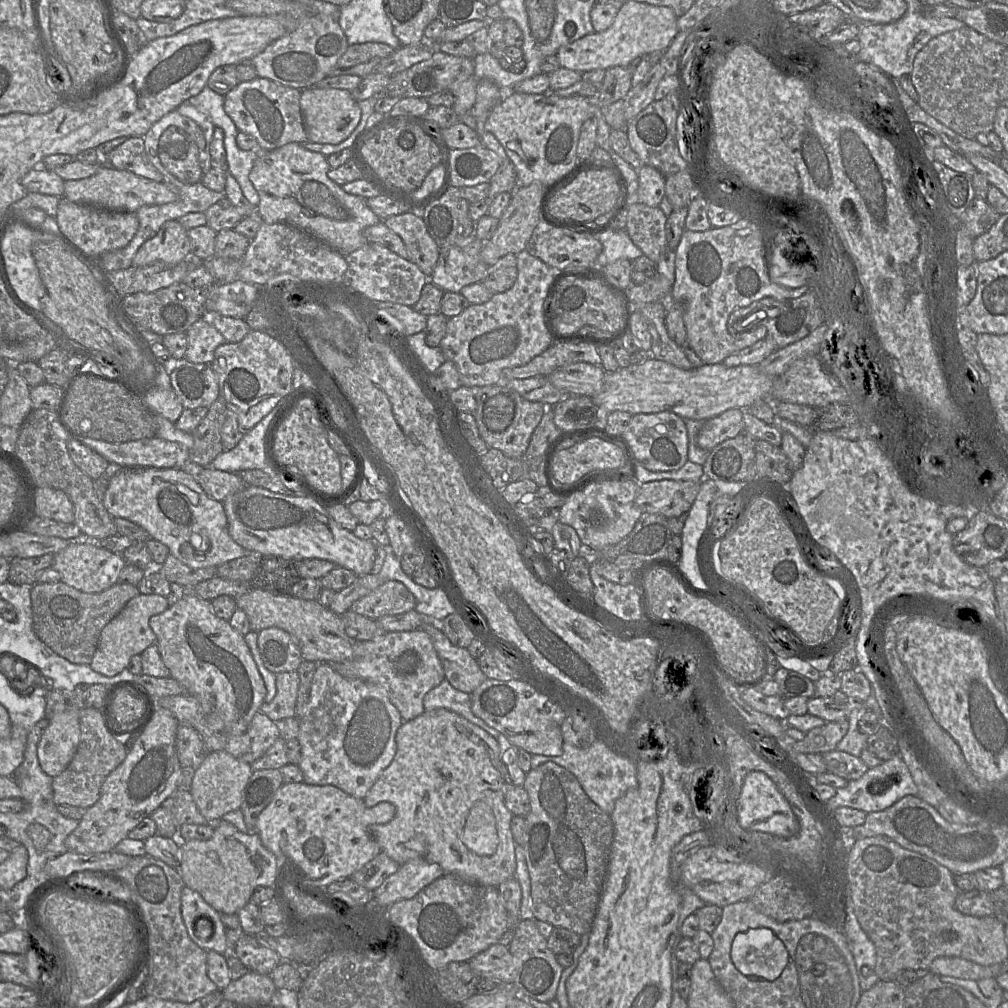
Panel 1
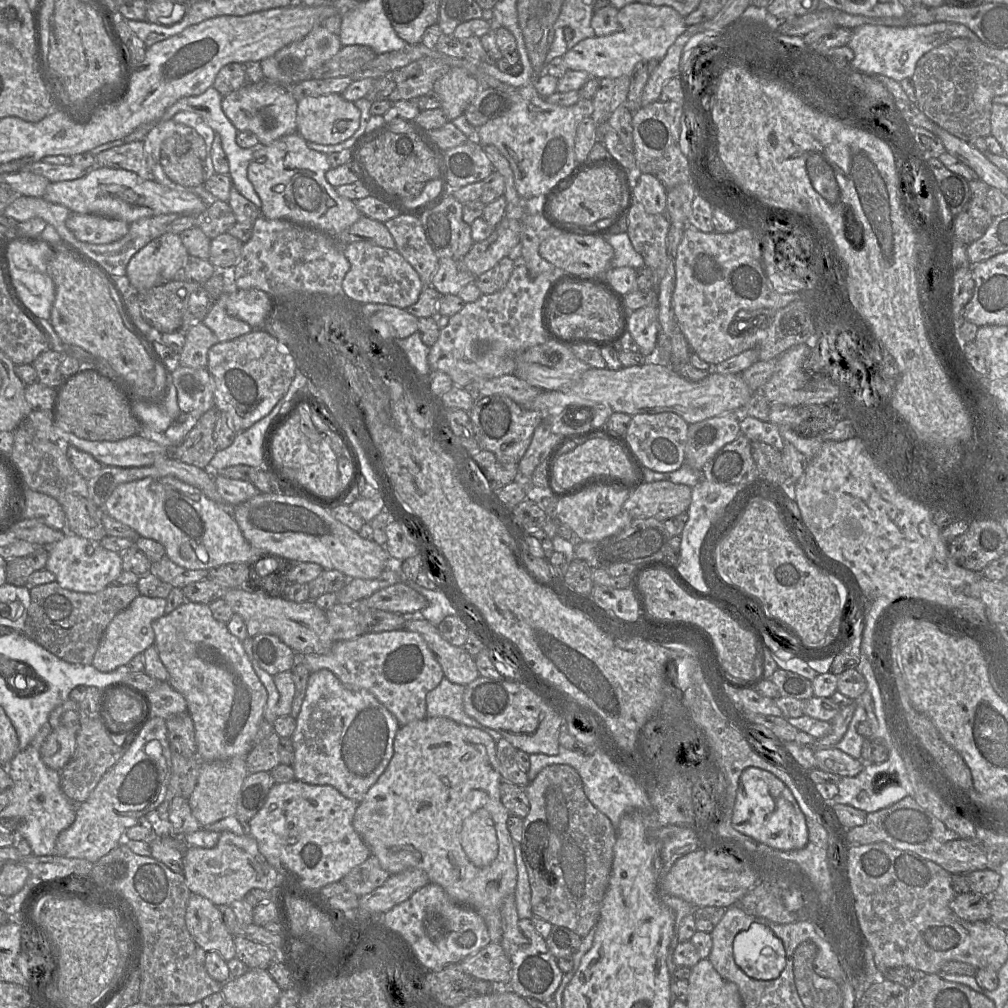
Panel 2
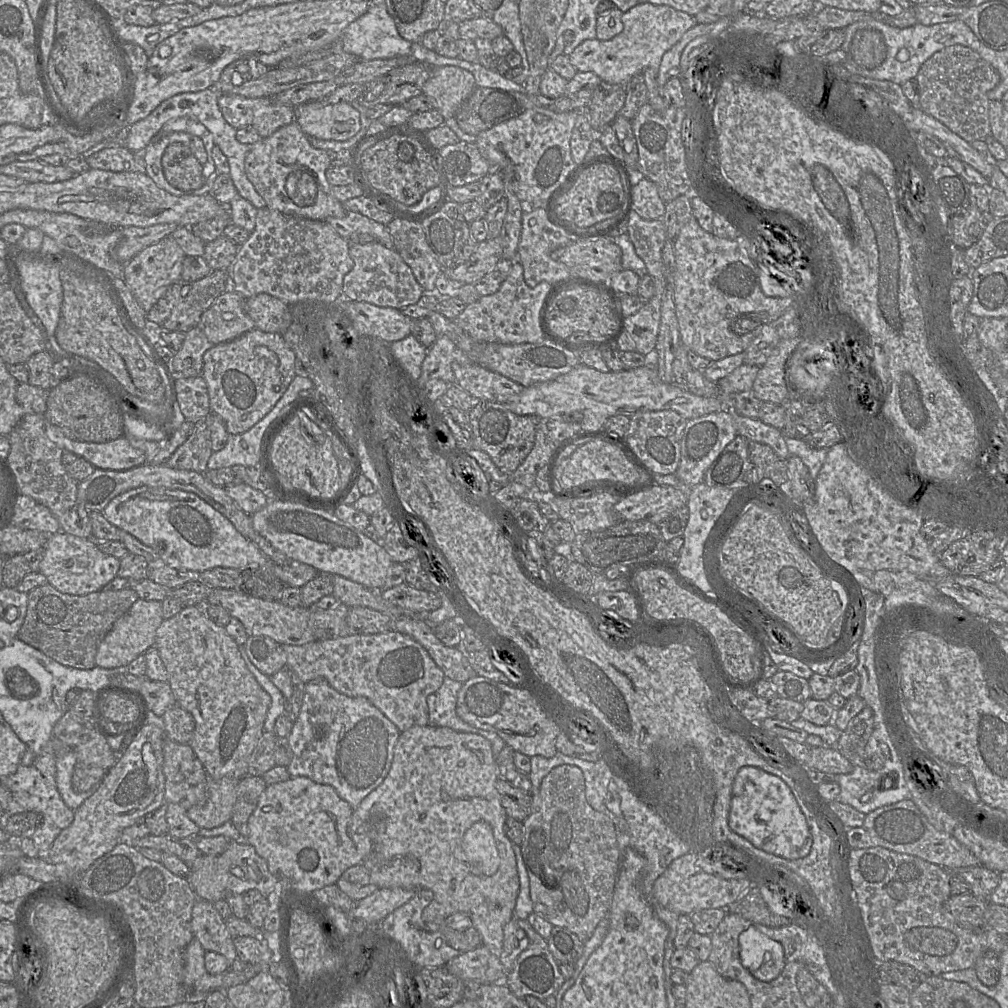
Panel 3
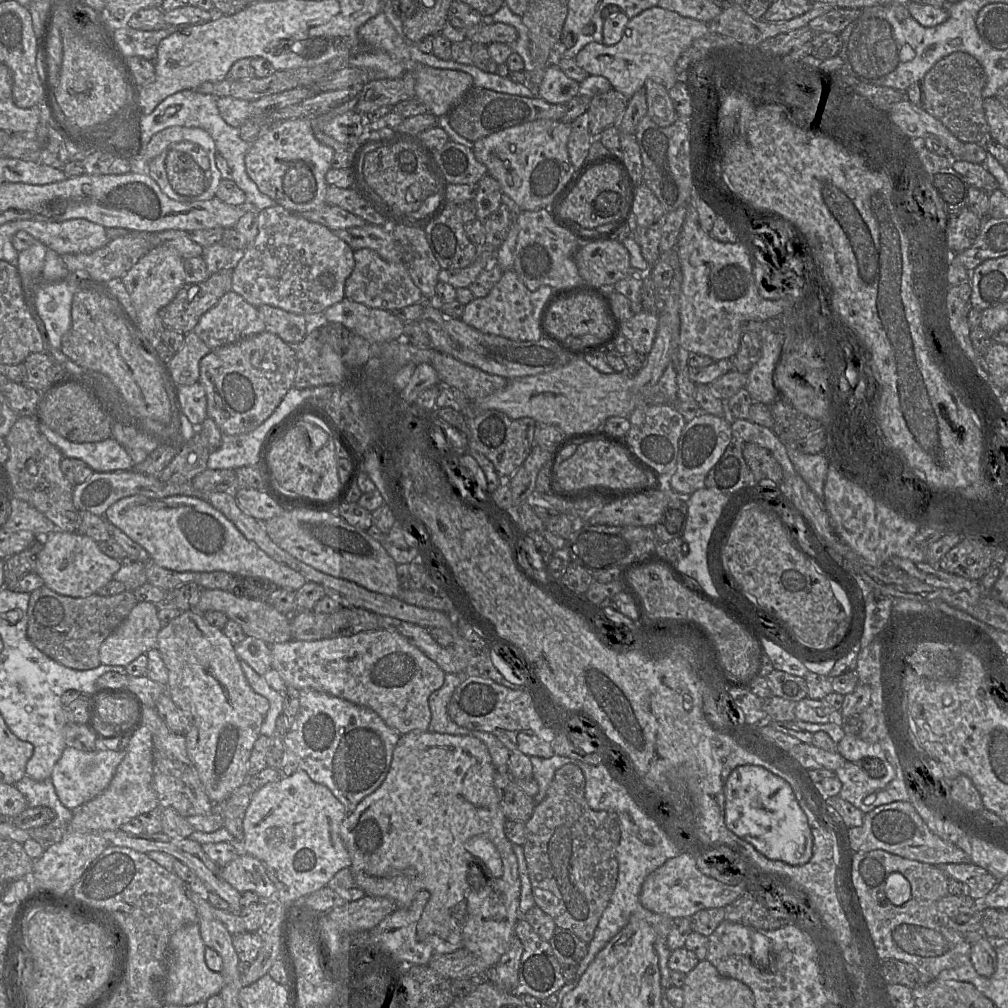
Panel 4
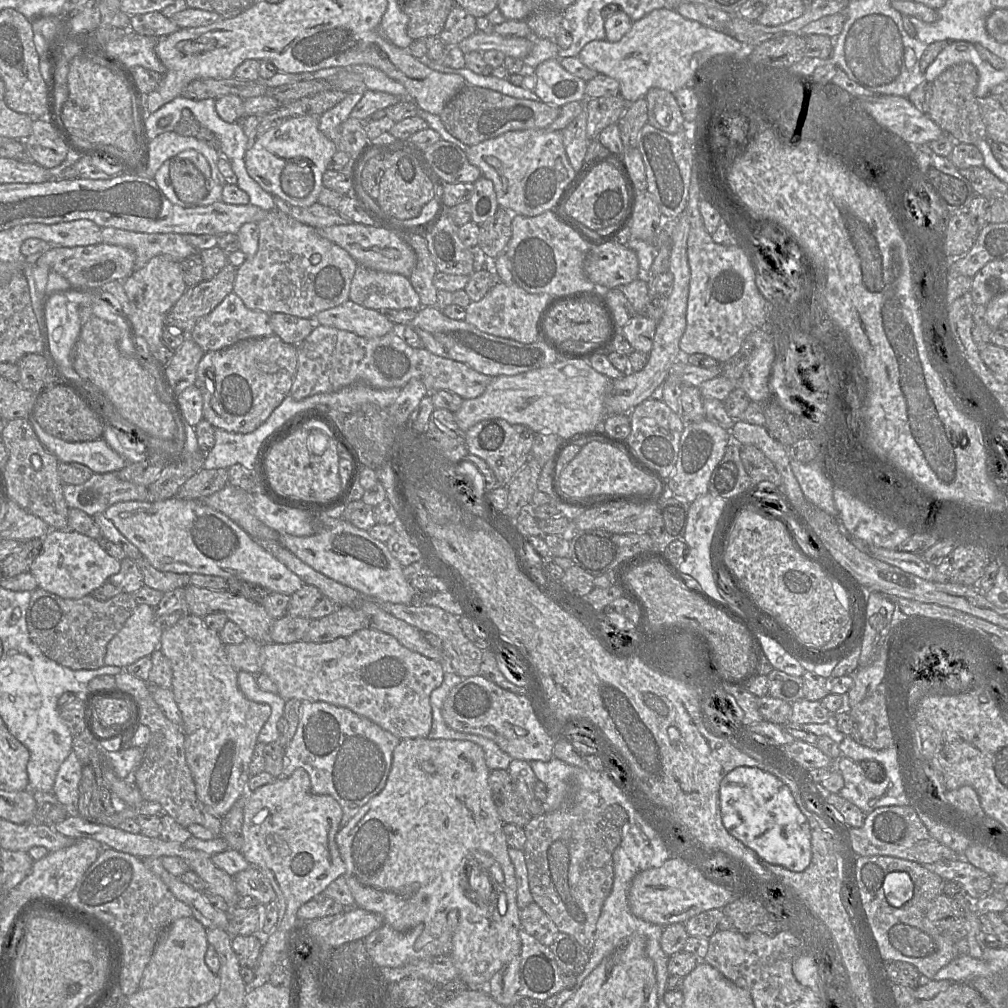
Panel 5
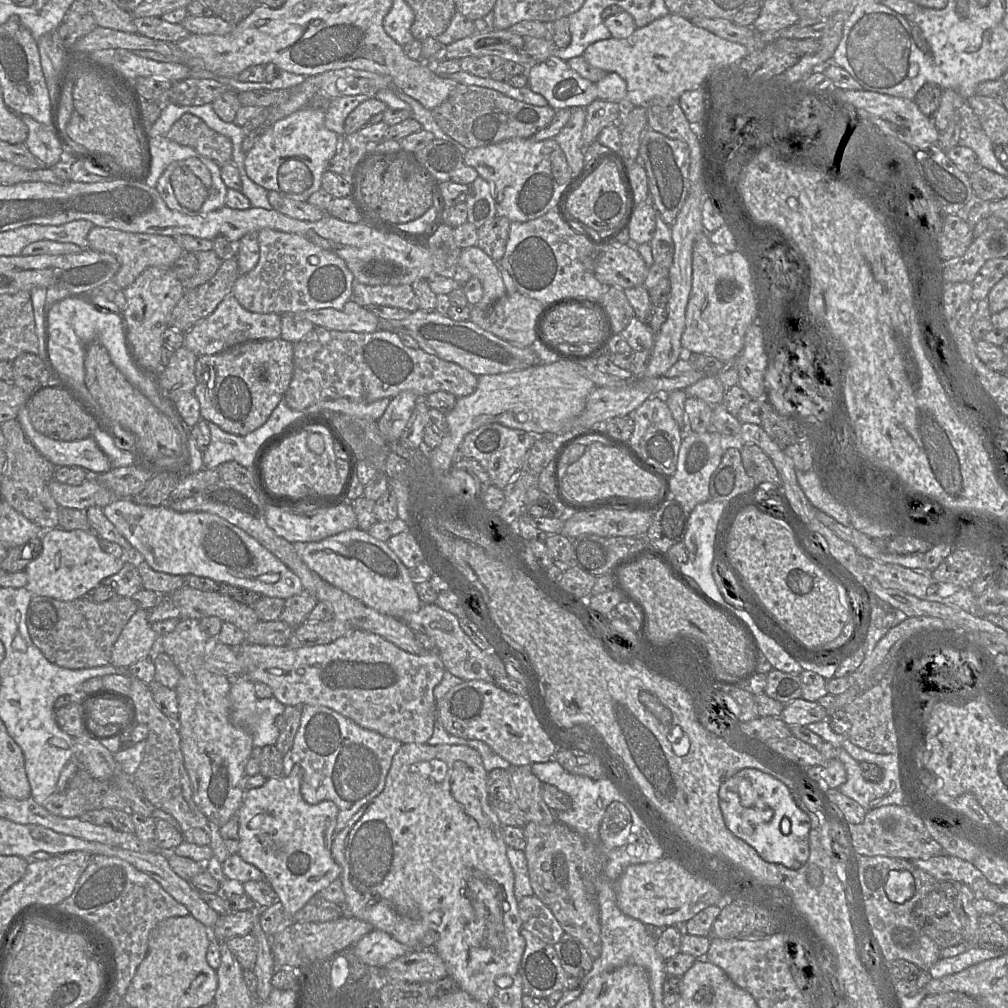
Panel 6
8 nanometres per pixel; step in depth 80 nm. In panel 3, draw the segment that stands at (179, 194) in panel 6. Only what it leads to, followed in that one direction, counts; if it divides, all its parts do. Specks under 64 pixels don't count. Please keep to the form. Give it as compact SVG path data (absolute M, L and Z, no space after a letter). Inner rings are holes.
M182 143L170 144L162 156L162 168L166 180L182 191L194 191L203 184L203 165L191 149Z

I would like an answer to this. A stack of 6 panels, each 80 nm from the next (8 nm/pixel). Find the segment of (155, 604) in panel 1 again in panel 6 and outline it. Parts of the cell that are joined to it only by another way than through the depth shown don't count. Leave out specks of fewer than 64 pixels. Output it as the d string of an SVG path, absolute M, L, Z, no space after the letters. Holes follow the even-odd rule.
M139 608L128 621L113 646L110 665L126 670L139 660L153 659L159 636L148 619L148 611Z

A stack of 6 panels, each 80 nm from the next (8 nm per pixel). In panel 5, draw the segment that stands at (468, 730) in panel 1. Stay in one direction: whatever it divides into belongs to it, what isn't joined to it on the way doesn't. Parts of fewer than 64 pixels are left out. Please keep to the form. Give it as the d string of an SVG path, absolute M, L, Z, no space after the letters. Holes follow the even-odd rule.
M428 737L427 738L401 739L398 746L396 746L396 748L394 749L392 767L388 775L386 785L383 788L383 790L376 796L372 797L364 806L362 806L360 810L357 812L357 814L353 816L347 824L341 826L335 837L340 855L346 864L346 872L344 876L347 880L347 883L352 892L352 895L355 899L355 906L363 908L369 912L373 912L373 913L381 915L384 919L384 923L388 924L396 931L406 932L416 927L418 924L423 923L426 929L428 929L429 931L431 931L433 934L437 936L441 936L442 934L444 934L445 930L448 930L448 933L447 933L448 935L449 934L449 926L447 924L448 913L453 909L457 909L459 911L459 923L452 936L452 951L450 954L451 954L451 957L453 958L456 968L458 969L459 978L463 980L470 987L470 989L480 989L483 991L486 991L486 988L488 987L490 979L504 964L509 962L515 956L520 955L521 947L522 947L521 939L519 937L519 929L521 928L521 919L520 919L520 910L519 910L518 903L517 903L517 880L516 880L516 875L515 875L515 867L508 853L509 845L506 841L505 834L503 831L504 822L492 798L492 791L489 785L490 772L491 770L488 768L486 764L485 752L475 742L468 741L468 740L430 739ZM476 852L485 852L491 855L500 864L504 872L503 883L493 883L492 879L488 877L488 875L485 872L479 871L477 869L477 868L483 868L483 867L477 867L481 865L474 861L474 855Z

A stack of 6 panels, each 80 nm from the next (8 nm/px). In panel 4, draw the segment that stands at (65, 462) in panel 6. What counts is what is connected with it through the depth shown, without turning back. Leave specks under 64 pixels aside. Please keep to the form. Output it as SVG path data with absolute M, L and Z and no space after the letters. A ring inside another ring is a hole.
M39 422L39 429L47 440L57 447L63 457L85 462L94 472L131 470L134 466L127 449L113 437L101 442L75 443Z

